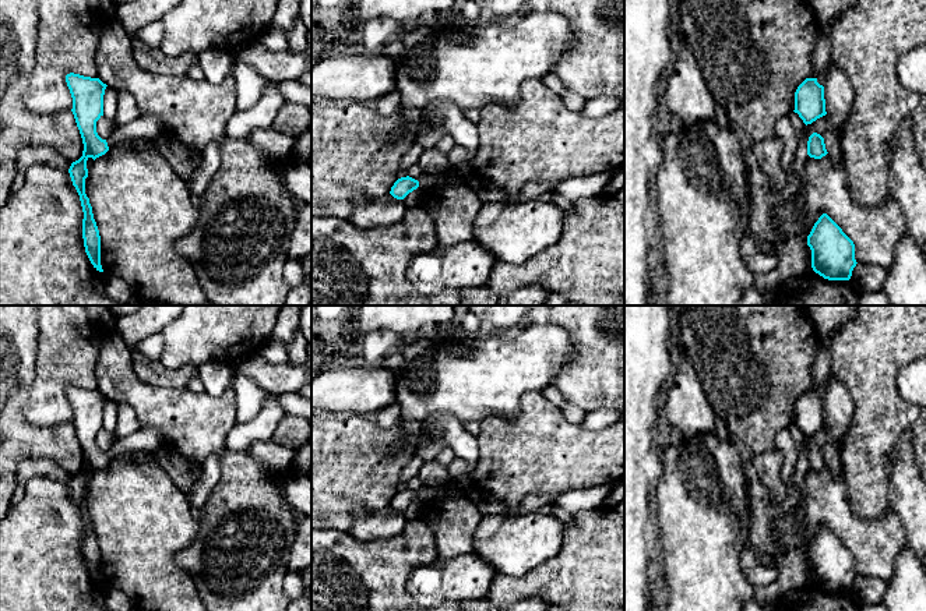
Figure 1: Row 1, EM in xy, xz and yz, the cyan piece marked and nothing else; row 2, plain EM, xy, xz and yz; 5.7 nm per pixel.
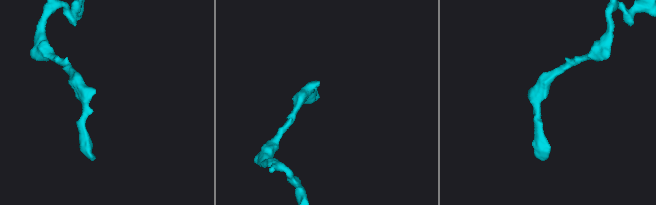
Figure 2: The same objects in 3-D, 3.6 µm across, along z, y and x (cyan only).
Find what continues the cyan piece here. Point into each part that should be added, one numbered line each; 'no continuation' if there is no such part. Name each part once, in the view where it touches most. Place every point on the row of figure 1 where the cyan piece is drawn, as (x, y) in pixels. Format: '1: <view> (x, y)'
1: xy (145, 127)

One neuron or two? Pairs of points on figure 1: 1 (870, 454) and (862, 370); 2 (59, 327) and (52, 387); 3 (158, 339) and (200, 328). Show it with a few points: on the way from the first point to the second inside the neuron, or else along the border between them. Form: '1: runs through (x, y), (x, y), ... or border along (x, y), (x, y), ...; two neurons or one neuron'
1: runs through (870, 433), (870, 391); one neuron
2: runs through (59, 342), (59, 364), (55, 371); one neuron
3: border along (162, 332), (164, 350), (157, 360); two neurons

